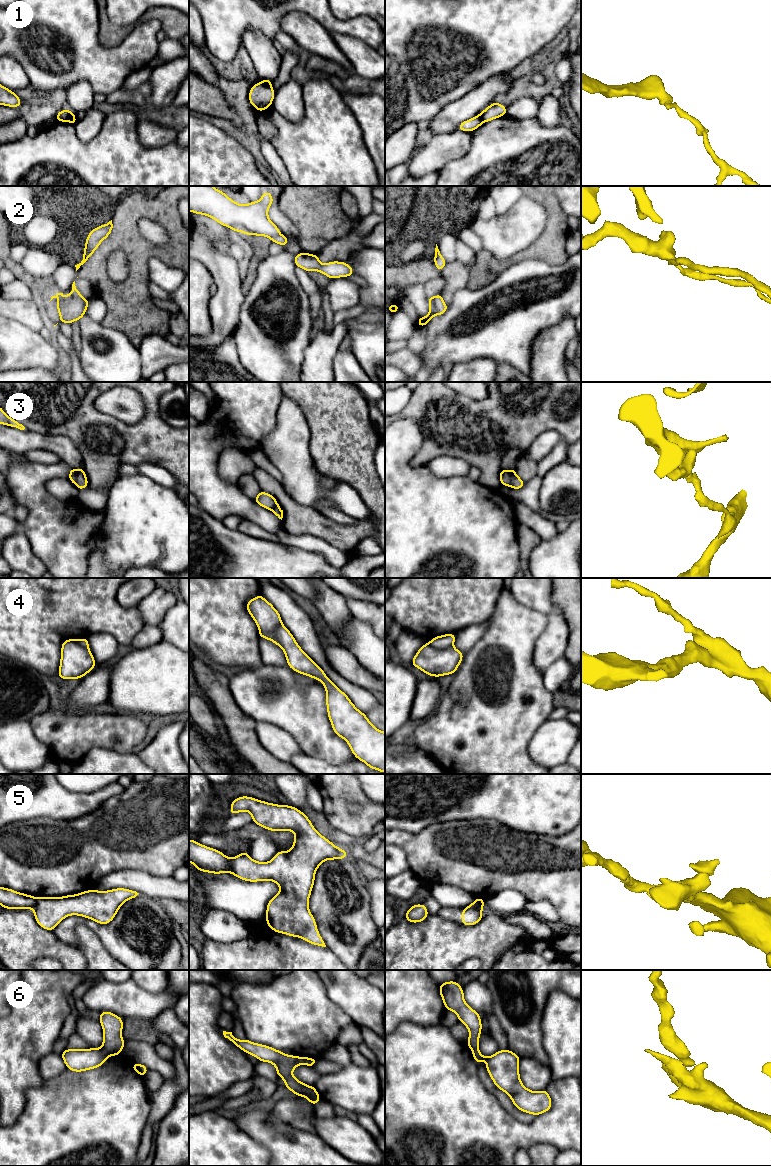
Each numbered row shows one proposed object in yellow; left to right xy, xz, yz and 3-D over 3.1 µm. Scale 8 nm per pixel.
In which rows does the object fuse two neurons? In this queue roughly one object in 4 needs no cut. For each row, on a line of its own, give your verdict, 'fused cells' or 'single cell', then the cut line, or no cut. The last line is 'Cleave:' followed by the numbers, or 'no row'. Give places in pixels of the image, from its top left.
1: fused cells; cut in xz along (261, 82), (270, 86)
2: fused cells; cut in xy along (71, 292), (82, 298), (83, 310), (85, 312)
3: fused cells; cut in yz along (510, 470), (510, 483), (508, 485)
4: fused cells; cut in xz along (282, 624), (275, 631), (275, 637), (279, 645)
5: fused cells; cut in xz along (229, 859), (232, 872)
6: fused cells; cut in xy along (101, 1047), (108, 1055)
Cleave: 1, 2, 3, 4, 5, 6

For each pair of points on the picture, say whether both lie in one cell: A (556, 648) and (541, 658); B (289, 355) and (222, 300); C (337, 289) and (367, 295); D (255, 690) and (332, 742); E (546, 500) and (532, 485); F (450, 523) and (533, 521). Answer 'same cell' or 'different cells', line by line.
A: same cell
B: different cells
C: different cells
D: same cell
E: different cells
F: different cells

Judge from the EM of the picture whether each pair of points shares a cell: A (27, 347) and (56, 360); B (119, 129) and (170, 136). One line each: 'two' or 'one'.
A: one
B: two

